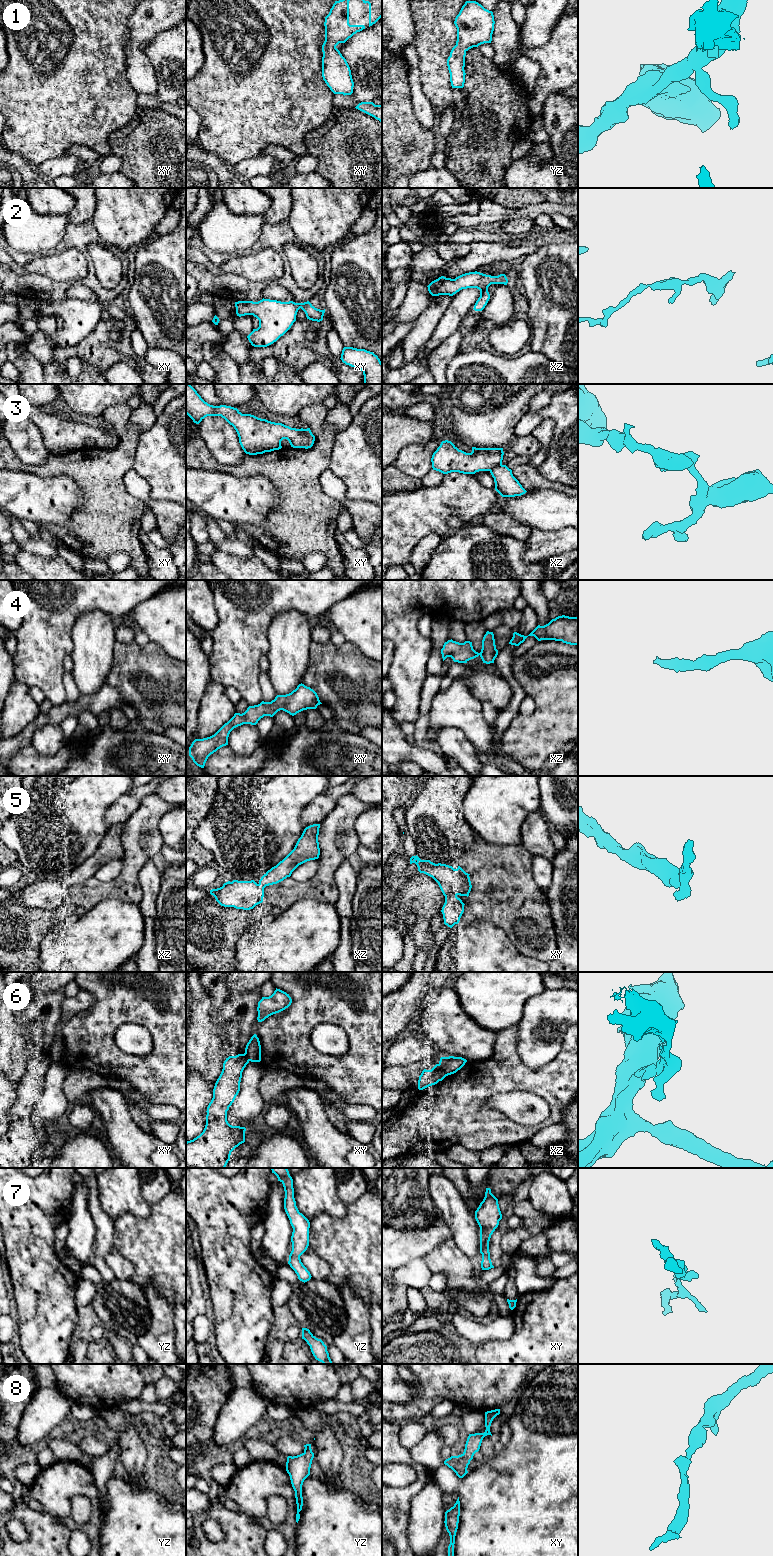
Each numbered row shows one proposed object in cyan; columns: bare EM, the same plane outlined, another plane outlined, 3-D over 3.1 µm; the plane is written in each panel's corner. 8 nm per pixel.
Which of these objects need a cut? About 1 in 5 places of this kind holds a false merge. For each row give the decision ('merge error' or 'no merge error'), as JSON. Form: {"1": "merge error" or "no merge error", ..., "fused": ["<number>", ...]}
{"1": "no merge error", "2": "no merge error", "3": "merge error", "4": "no merge error", "5": "no merge error", "6": "merge error", "7": "no merge error", "8": "no merge error", "fused": ["3", "6"]}

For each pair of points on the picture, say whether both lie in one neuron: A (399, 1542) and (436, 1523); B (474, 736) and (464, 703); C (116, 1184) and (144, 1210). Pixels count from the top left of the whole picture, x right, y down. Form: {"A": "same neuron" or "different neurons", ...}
{"A": "different neurons", "B": "same neuron", "C": "same neuron"}

